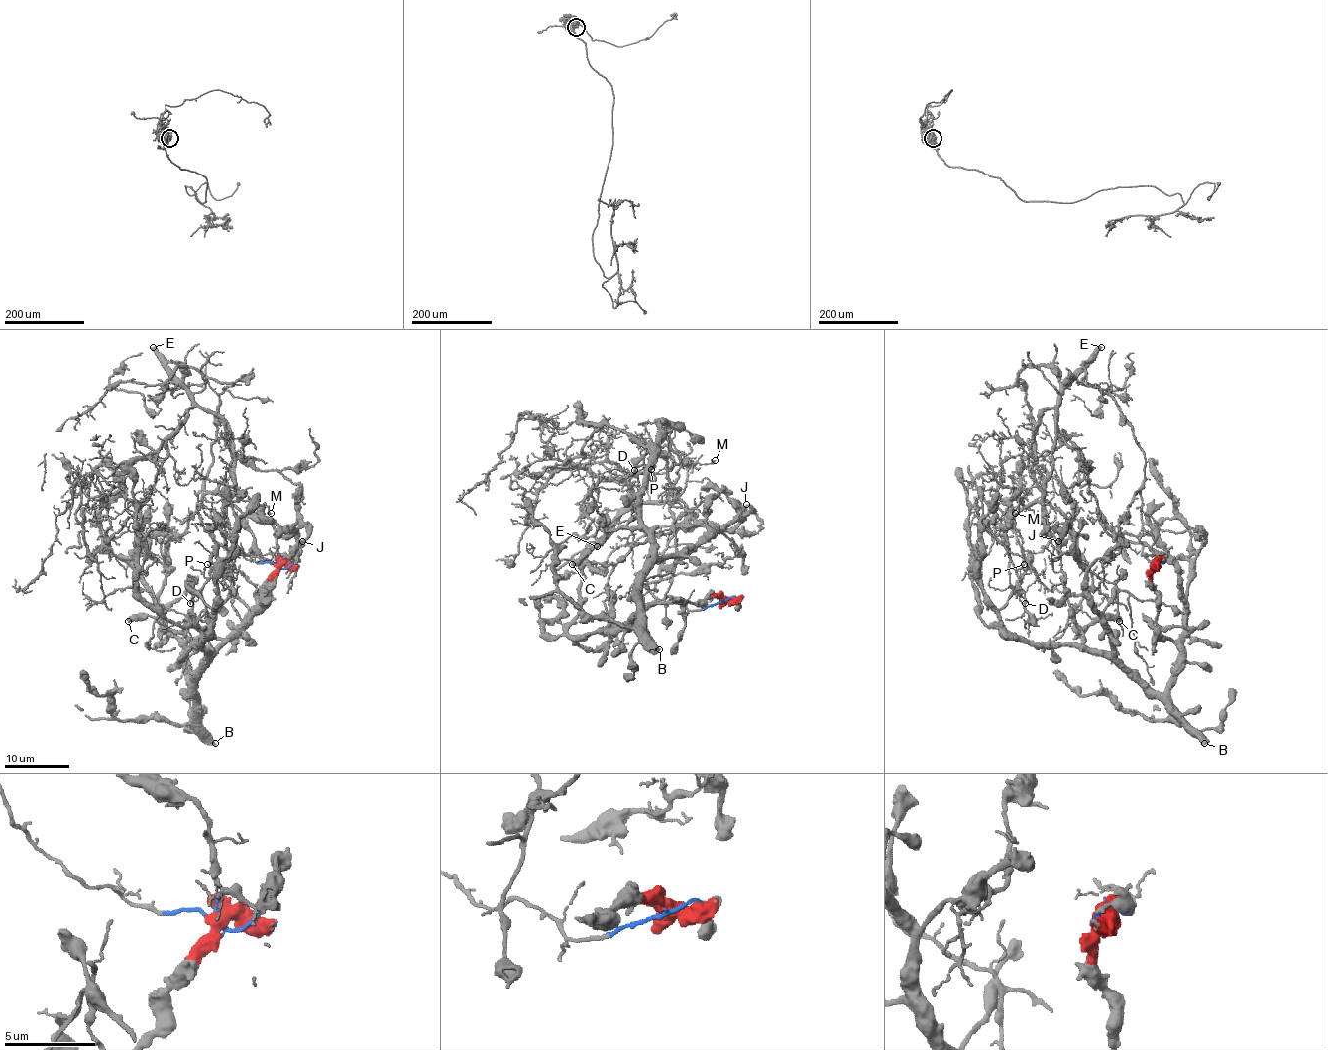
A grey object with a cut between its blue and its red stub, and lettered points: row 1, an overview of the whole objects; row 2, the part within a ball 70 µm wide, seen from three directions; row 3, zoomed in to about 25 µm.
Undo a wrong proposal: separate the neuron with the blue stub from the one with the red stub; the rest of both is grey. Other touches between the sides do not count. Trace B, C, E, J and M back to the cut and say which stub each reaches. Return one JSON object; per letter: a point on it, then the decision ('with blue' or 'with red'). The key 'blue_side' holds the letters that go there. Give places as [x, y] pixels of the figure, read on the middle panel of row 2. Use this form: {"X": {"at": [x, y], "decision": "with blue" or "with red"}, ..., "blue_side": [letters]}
{"B": {"at": [659, 649], "decision": "with red"}, "C": {"at": [572, 564], "decision": "with red"}, "E": {"at": [597, 546], "decision": "with blue"}, "J": {"at": [746, 504], "decision": "with red"}, "M": {"at": [715, 460], "decision": "with blue"}, "blue_side": ["E", "M"]}

